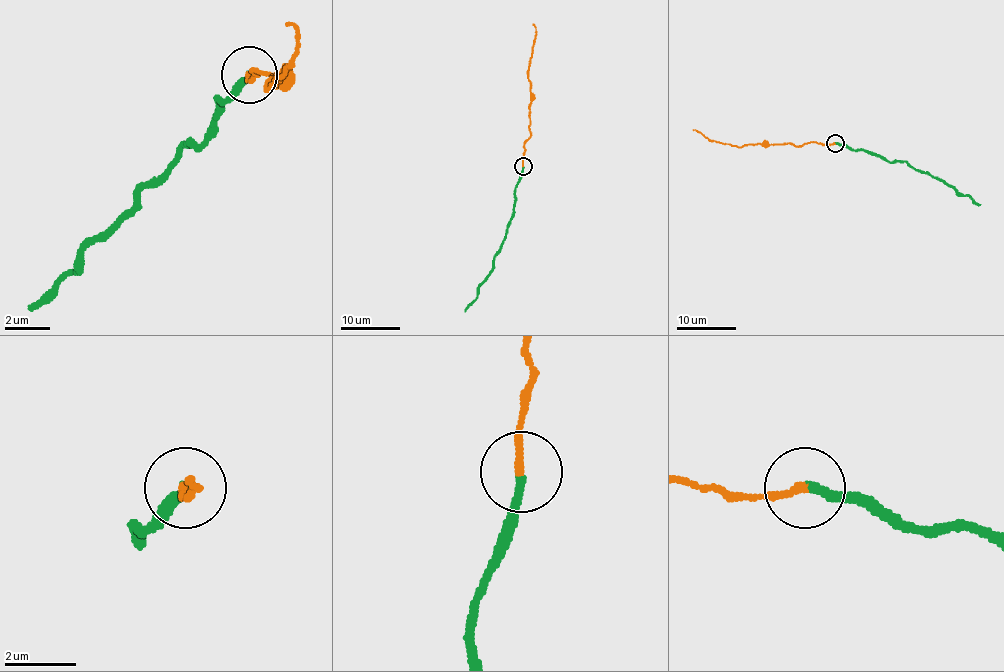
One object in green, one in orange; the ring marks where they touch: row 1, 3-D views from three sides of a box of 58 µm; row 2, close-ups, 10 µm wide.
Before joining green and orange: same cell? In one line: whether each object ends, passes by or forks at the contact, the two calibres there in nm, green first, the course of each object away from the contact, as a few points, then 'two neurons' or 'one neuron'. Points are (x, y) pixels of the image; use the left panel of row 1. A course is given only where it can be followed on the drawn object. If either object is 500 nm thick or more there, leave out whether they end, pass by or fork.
green ends; orange ends; calibres 240 and 240 nm; course green (251, 73), (222, 101), (217, 118), (194, 146), (183, 146), (126, 214), (81, 254), (76, 271), (30, 310); course orange (251, 73), (279, 79), (268, 84), (268, 90), (290, 67), (296, 33), (285, 22); two neurons

